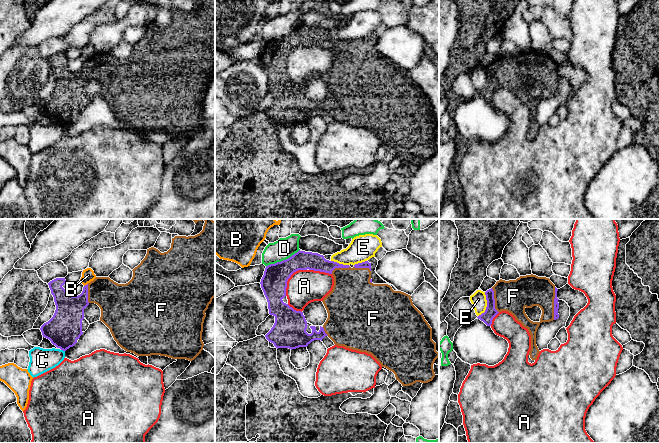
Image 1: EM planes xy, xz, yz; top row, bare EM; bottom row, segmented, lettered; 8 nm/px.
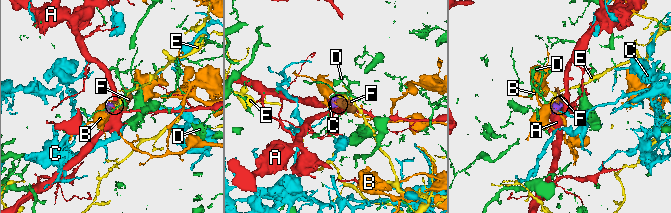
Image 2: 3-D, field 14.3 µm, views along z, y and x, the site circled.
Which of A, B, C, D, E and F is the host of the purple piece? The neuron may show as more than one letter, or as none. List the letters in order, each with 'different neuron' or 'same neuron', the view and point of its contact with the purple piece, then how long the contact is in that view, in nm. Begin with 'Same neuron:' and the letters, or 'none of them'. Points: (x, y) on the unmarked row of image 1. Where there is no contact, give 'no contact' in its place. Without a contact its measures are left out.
Same neuron: F
A: different neuron; meets purple in xz at (289, 53); contact 280 nm long
B: different neuron; meets purple in xy at (85, 61); contact 40 nm long
C: different neuron; meets purple in xy at (63, 126); contact 40 nm long
D: different neuron; meets purple in xz at (283, 36); contact 300 nm long
E: different neuron; meets purple in yz at (487, 81); contact 200 nm long
F: same neuron; meets purple in yz at (554, 79); contact 260 nm long

